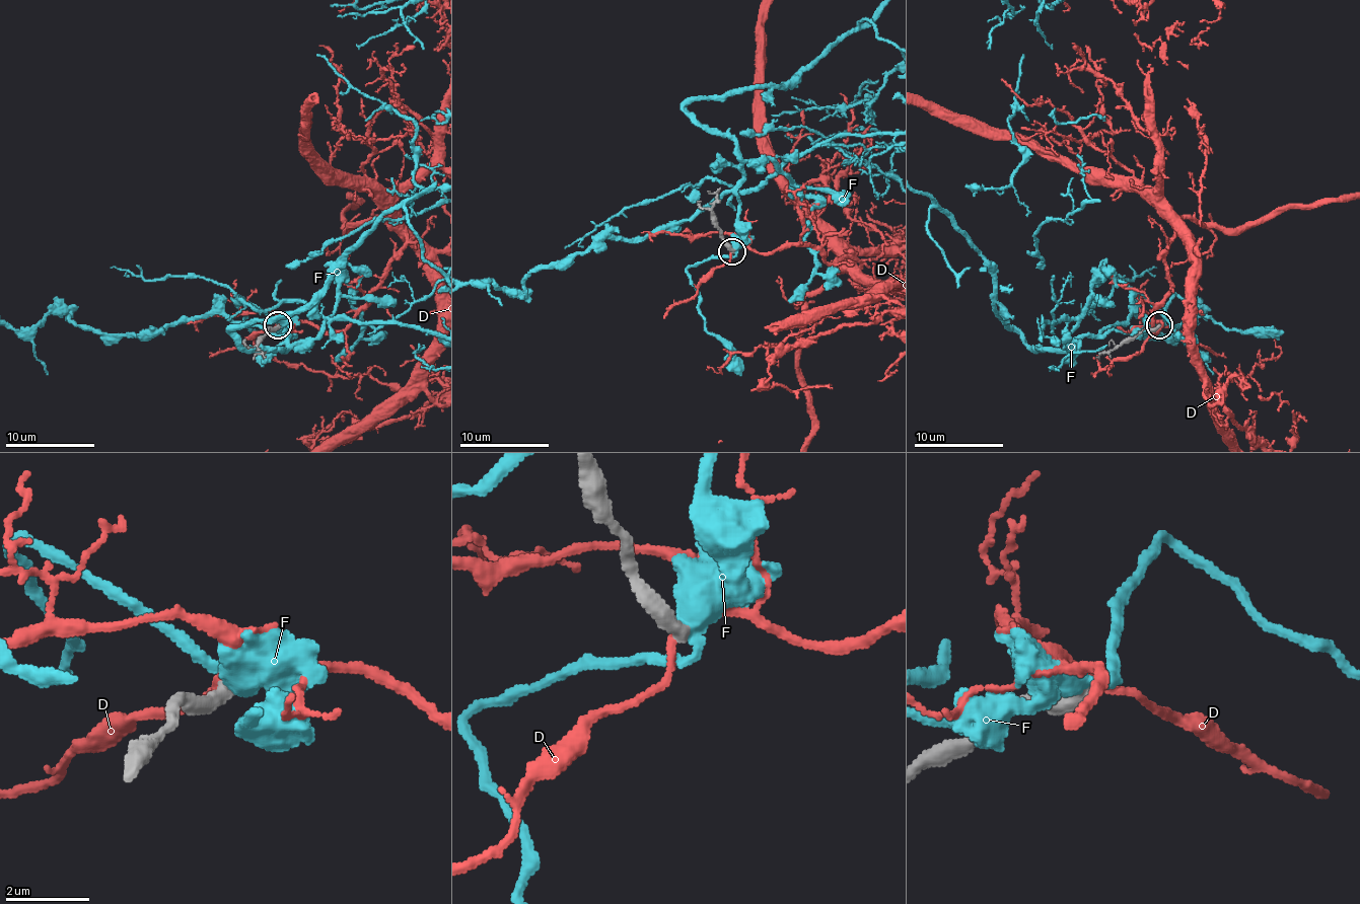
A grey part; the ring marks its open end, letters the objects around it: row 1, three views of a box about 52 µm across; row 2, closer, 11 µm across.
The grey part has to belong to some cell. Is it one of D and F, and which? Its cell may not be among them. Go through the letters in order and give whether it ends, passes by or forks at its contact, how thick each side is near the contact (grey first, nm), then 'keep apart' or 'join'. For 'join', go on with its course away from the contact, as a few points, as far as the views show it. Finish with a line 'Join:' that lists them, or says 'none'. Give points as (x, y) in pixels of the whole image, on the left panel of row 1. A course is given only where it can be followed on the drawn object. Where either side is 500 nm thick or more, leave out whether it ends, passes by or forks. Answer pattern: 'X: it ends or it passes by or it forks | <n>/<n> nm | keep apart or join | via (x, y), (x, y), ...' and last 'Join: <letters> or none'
D: it passes by | 400/240 nm | keep apart
F: it passes by | 400/440 nm | keep apart
Join: none

